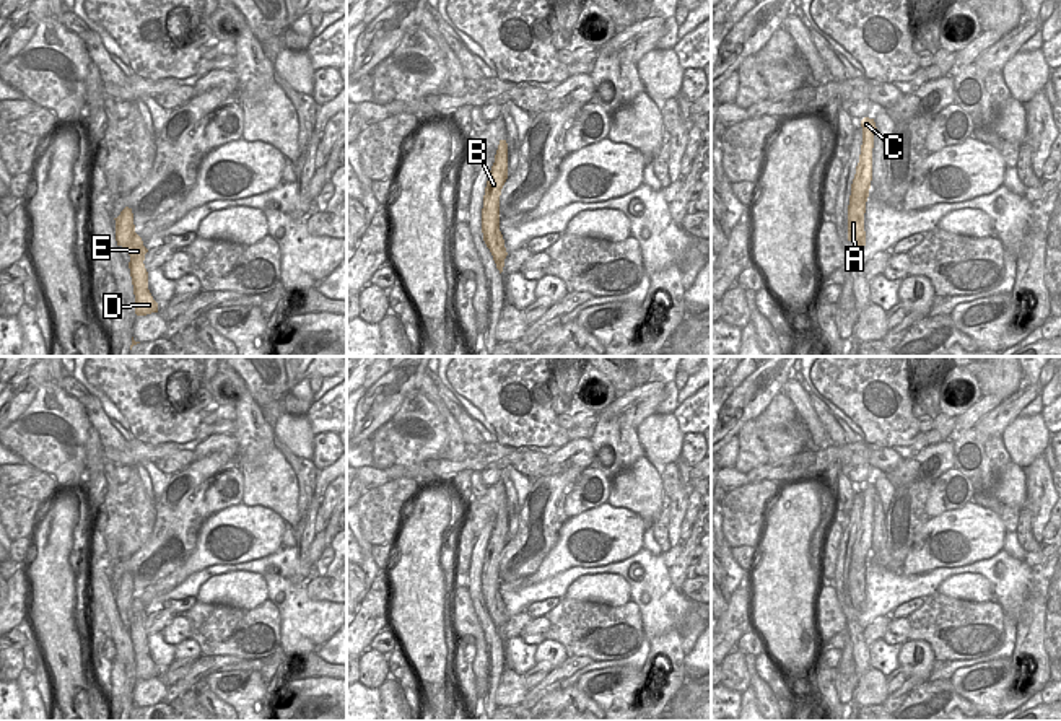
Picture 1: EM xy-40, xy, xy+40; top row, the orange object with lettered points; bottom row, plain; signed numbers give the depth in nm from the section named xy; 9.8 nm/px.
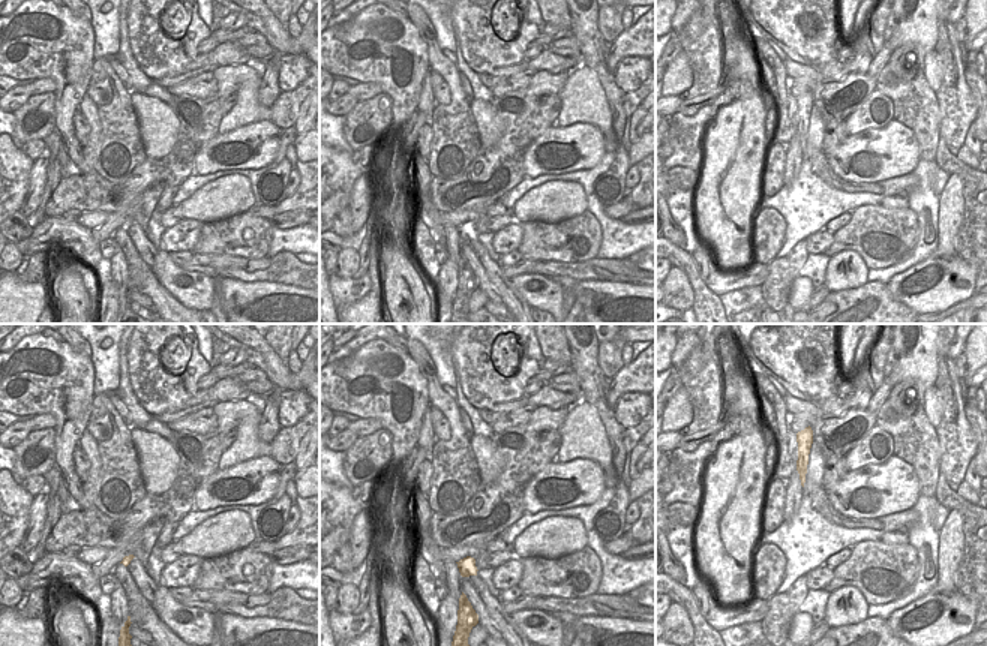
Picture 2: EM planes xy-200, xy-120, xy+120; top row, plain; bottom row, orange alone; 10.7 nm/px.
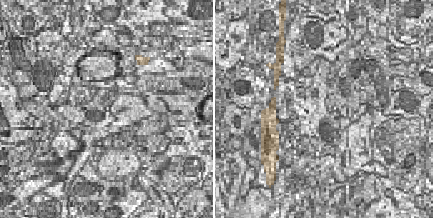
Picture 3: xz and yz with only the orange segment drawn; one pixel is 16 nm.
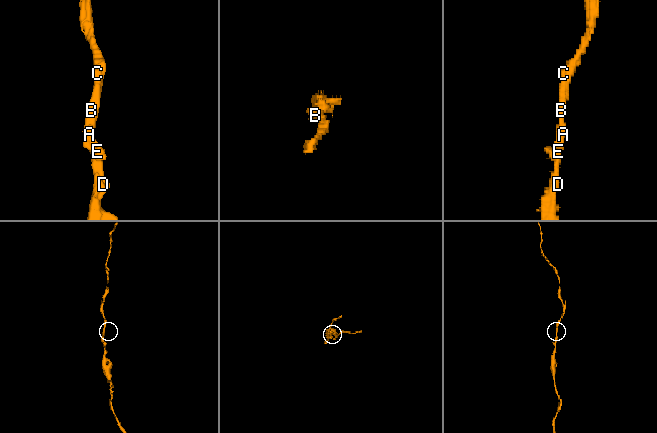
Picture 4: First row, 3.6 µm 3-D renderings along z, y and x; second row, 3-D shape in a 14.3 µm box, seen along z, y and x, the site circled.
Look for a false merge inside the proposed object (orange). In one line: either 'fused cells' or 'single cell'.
single cell

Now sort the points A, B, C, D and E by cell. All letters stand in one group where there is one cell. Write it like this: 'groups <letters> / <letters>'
groups A B C D E

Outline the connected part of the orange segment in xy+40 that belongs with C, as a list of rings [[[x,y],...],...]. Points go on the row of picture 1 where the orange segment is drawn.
[[[869,117],[861,120],[861,127],[862,145],[848,205],[848,241],[851,241],[856,249],[866,246],[864,213],[872,181],[874,130],[877,129],[874,119]]]

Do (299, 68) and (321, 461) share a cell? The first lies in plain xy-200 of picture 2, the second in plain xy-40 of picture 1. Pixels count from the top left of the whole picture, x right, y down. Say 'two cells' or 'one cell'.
one cell

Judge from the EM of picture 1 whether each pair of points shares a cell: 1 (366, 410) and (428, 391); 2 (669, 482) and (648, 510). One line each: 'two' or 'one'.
1: two
2: two

